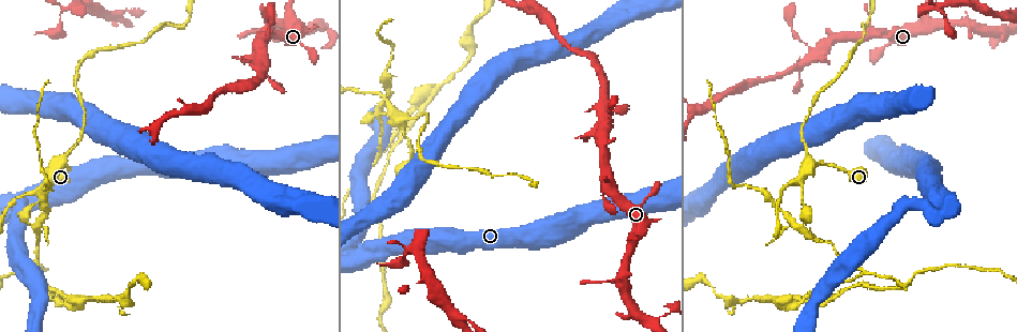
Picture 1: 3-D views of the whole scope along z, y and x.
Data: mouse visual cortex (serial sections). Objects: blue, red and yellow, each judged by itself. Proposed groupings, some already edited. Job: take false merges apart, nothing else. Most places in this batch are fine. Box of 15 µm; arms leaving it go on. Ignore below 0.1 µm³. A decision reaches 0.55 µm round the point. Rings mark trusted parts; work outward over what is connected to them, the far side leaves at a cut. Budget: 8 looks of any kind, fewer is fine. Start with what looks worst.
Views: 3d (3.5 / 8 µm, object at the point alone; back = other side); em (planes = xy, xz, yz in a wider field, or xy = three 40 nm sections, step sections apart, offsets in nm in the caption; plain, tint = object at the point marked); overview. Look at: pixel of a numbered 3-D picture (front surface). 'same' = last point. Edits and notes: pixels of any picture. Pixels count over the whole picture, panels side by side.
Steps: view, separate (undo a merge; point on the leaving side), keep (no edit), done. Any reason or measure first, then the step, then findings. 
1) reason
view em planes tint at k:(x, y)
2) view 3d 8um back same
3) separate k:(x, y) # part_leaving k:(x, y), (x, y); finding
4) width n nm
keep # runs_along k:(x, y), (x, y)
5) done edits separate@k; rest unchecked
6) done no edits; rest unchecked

thin neck
view 3d 3.5um at 1:(800, 182)

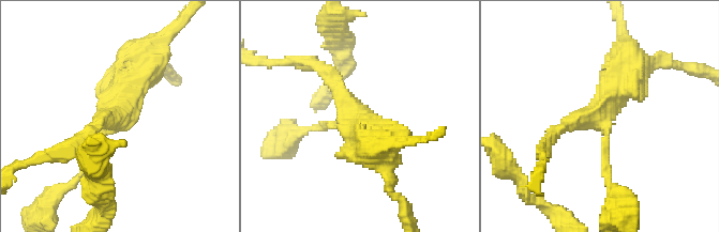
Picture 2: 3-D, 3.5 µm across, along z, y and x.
arms 3; arm_widths 150, 200, 500 nm; shape alone is not enough
view em xy step 2 tint at 2:(355, 121)

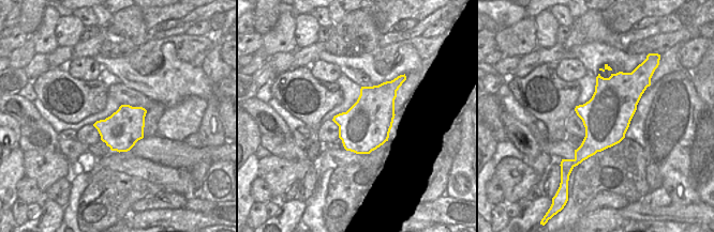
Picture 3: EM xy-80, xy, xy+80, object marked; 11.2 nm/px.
width 550 nm
keep # runs_along 2:(141, 64), (79, 175); all the same cell

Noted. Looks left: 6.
three arms meet
view 3d 3.5um at 1:(37, 227)

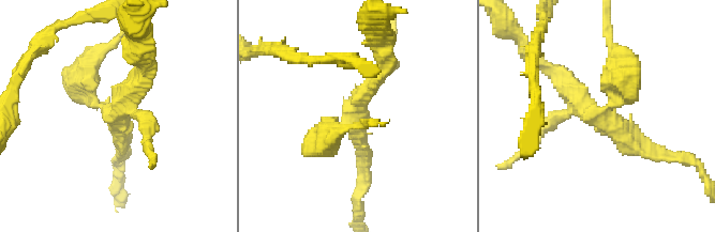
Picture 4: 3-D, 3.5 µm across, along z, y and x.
arms 3; arm_widths 150, 250, 350 nm
view em xy step 5 tint at 4:(608, 113)

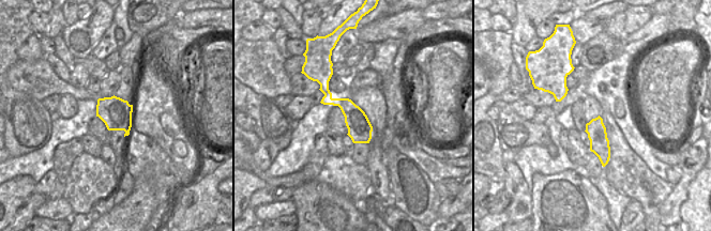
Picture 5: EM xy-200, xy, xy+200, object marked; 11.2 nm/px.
separate 4:(116, 127) # part_leaving 4:(98, 102), (117, 121), (120, 157); two cells meet here

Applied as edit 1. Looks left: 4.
see it whole again
view overview

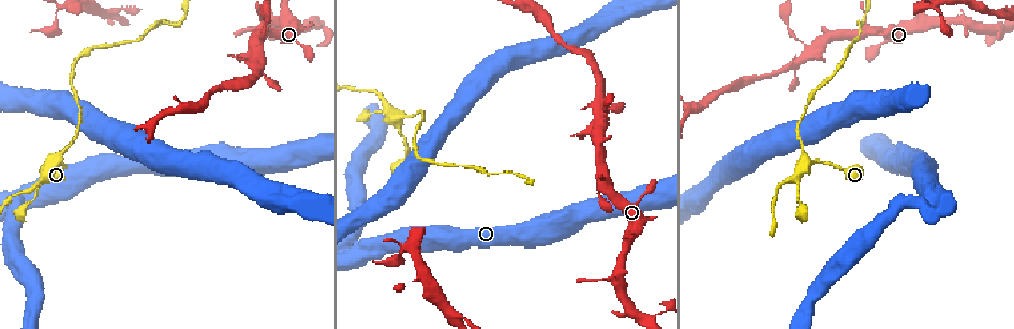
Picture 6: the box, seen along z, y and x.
abrupt turn
view 3d 3.5um at 6:(524, 175)

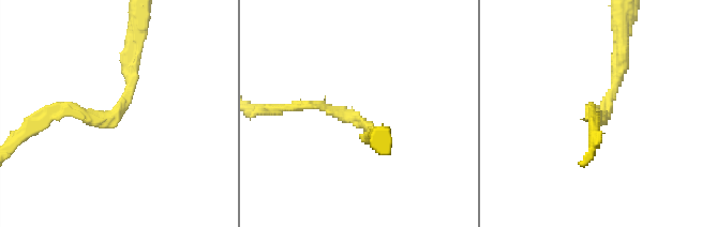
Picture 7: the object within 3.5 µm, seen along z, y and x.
arm_widths 150, 200 nm; shape alone is not enough
view em xy step 2 tint at 7:(114, 117)

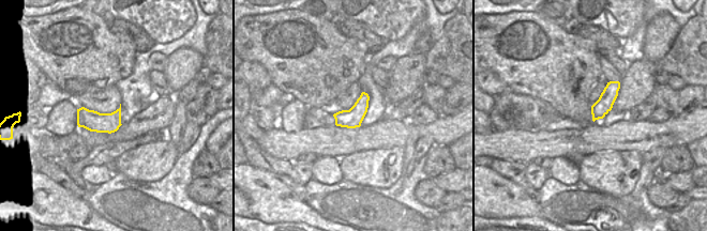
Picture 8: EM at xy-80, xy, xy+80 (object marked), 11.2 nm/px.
view em xy step 5 tint same

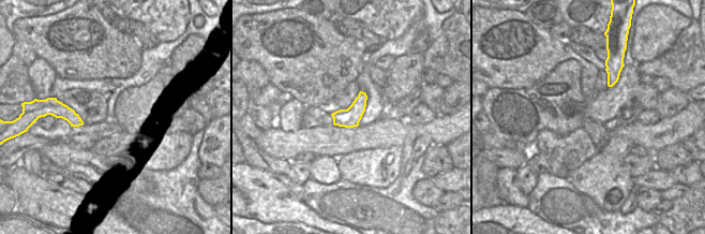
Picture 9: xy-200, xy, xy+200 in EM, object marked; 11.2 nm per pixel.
keep # all the same cell

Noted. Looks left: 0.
done edits separate@4; rest unchecked

